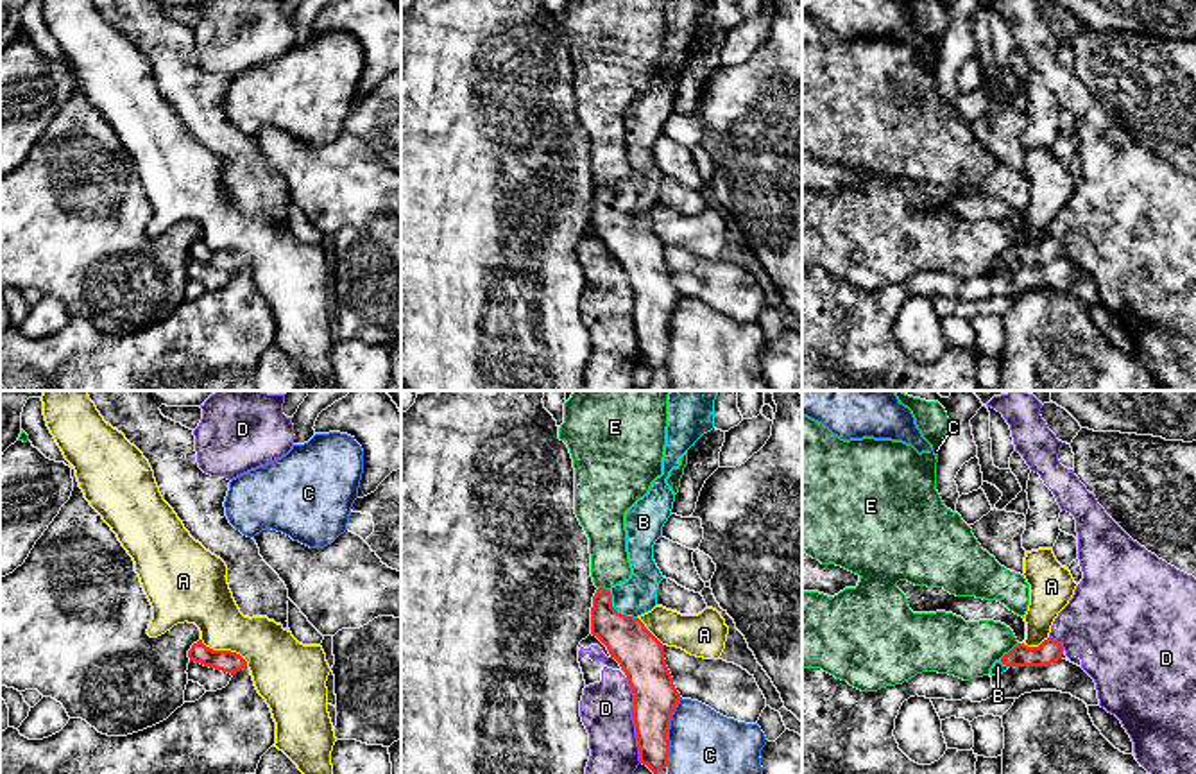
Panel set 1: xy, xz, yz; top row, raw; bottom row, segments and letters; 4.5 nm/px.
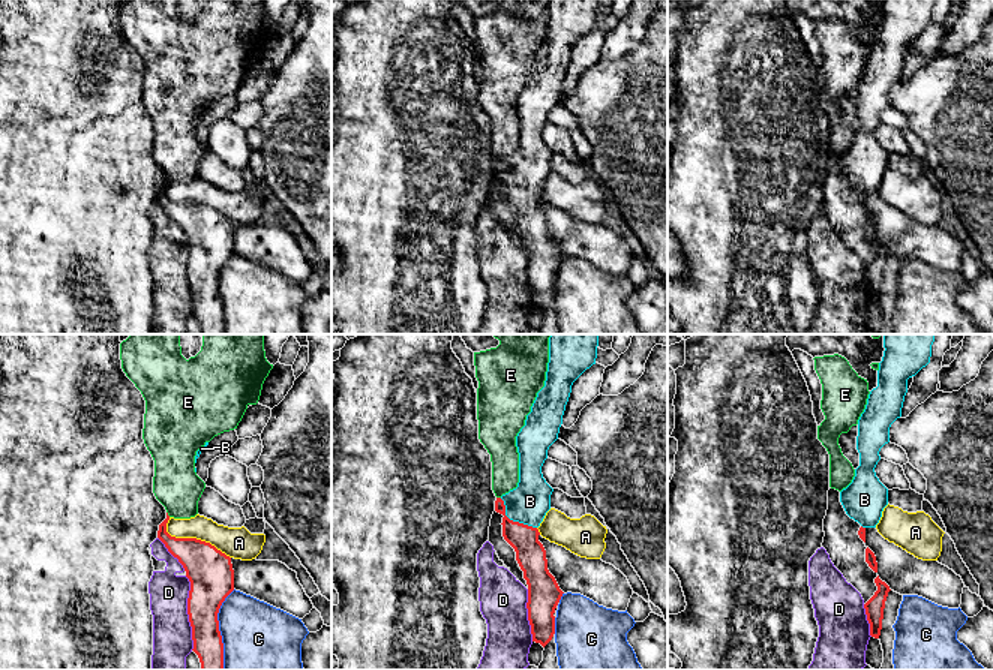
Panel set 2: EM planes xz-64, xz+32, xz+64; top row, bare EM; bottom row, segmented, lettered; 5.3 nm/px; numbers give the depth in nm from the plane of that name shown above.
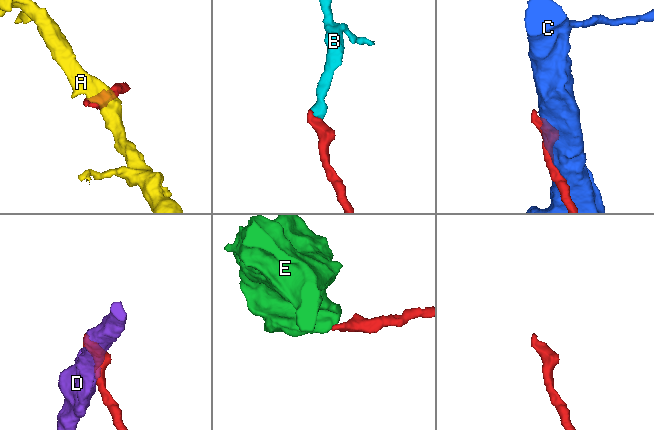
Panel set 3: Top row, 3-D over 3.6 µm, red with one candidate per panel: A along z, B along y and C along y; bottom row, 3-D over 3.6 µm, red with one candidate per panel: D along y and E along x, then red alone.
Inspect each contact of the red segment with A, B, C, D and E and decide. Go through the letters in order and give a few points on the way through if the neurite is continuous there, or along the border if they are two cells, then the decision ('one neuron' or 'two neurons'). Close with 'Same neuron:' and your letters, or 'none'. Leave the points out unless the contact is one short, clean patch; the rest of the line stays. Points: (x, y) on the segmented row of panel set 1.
A: two neurons
B: way xz (640, 654), (616, 626), (616, 611), (638, 595); one neuron
C: two neurons
D: two neurons
E: border yz (1019, 644), (999, 658); two neurons
Same neuron: B

